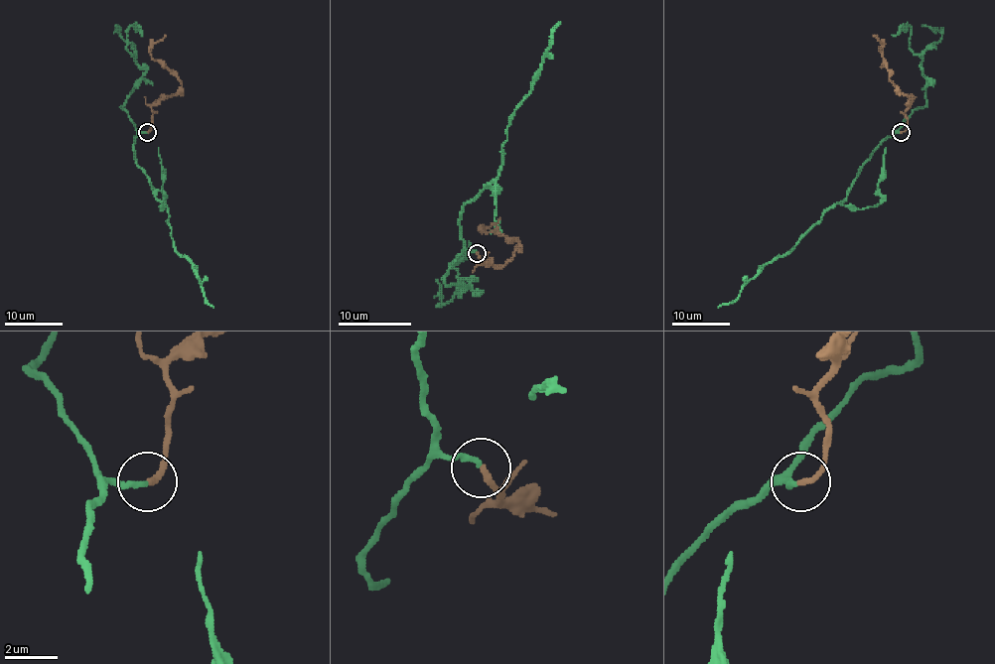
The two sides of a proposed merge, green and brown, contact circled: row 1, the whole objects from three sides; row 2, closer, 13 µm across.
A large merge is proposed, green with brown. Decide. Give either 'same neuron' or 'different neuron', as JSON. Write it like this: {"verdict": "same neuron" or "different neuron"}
{"verdict": "same neuron"}

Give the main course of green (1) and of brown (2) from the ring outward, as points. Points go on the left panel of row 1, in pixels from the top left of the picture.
1: (147, 131), (135, 136), (135, 163), (167, 206), (173, 245), (190, 261), (213, 308)
2: (147, 131), (151, 129), (153, 105), (182, 85), (150, 52), (153, 45), (166, 35)

